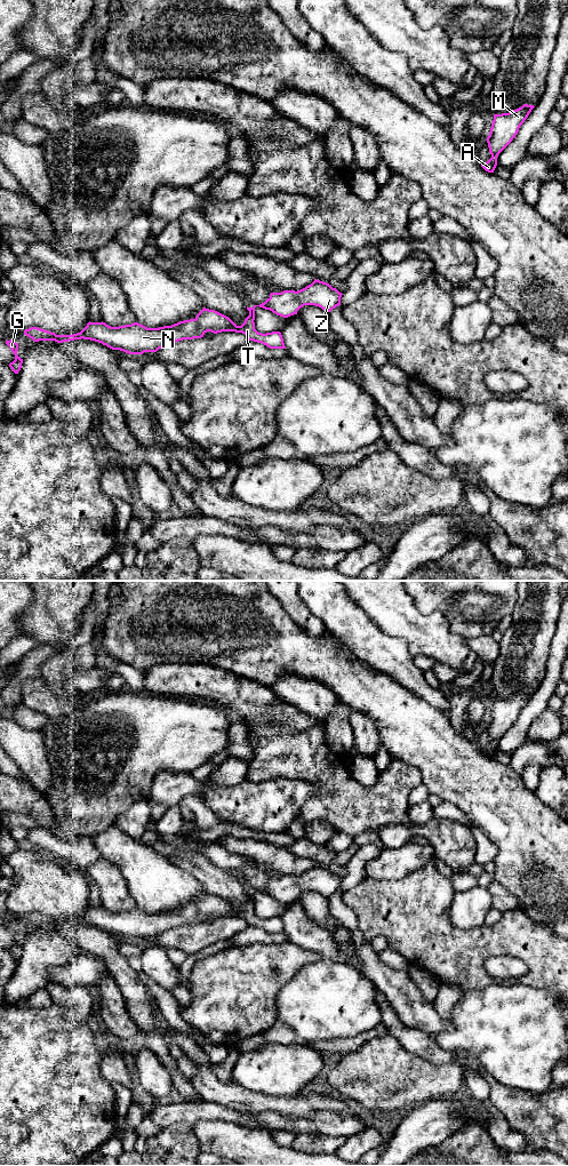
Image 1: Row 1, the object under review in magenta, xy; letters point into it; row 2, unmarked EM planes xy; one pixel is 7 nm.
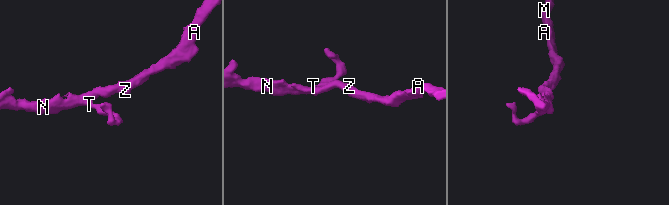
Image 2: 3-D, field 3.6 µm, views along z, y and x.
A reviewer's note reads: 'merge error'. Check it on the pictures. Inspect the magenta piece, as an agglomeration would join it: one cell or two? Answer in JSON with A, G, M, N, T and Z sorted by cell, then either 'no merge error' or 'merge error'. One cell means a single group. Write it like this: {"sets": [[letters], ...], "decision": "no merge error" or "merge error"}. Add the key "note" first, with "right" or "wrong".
{"note": "wrong", "sets": [["A", "G", "M", "N", "T", "Z"]], "decision": "no merge error"}

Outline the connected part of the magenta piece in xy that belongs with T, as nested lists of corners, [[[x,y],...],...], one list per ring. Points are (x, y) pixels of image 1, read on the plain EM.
[[[314,864],[314,866],[306,871],[301,876],[283,876],[281,878],[271,878],[270,883],[259,891],[254,891],[253,893],[248,893],[249,901],[245,904],[245,908],[241,911],[237,911],[229,902],[215,896],[203,893],[194,904],[179,907],[171,911],[163,911],[159,913],[147,913],[138,908],[134,908],[131,910],[125,910],[119,912],[111,912],[105,908],[88,908],[87,911],[77,919],[73,920],[56,920],[55,918],[38,913],[31,912],[24,916],[24,920],[32,924],[34,927],[39,926],[55,926],[57,928],[74,926],[74,925],[90,925],[112,935],[120,935],[129,940],[143,940],[144,937],[157,937],[162,932],[176,928],[183,925],[193,925],[201,924],[207,917],[211,917],[214,919],[222,917],[235,917],[242,918],[247,921],[249,926],[254,926],[257,928],[262,928],[270,934],[286,934],[283,924],[280,917],[272,917],[262,919],[255,915],[255,893],[259,892],[265,895],[270,895],[277,901],[288,903],[290,901],[297,900],[297,896],[304,891],[315,891],[321,893],[322,895],[330,897],[336,892],[341,891],[342,878],[339,878],[336,873],[333,873],[329,869]]]

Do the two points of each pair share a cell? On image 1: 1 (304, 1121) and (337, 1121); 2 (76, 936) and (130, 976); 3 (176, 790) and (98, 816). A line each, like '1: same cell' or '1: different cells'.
1: same cell
2: same cell
3: different cells

